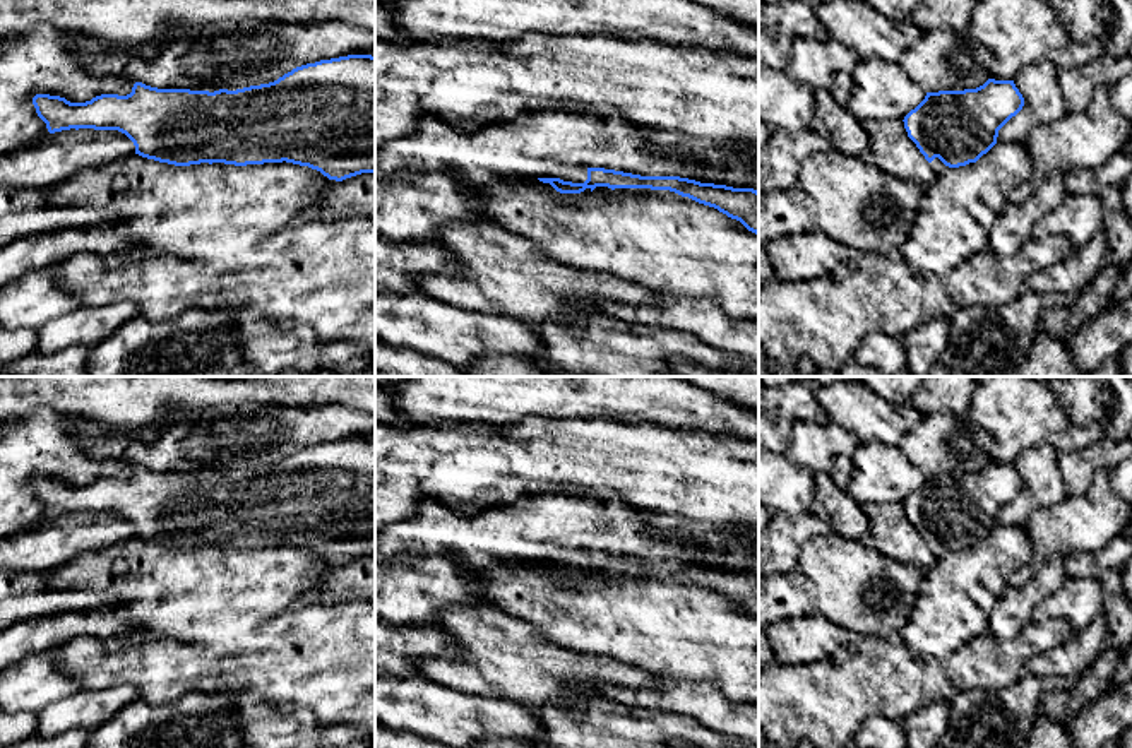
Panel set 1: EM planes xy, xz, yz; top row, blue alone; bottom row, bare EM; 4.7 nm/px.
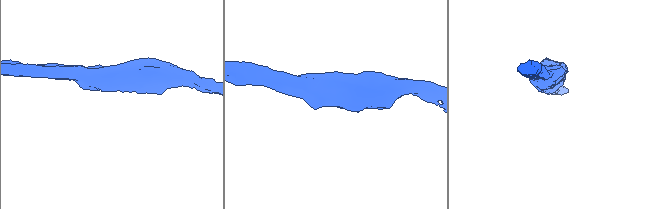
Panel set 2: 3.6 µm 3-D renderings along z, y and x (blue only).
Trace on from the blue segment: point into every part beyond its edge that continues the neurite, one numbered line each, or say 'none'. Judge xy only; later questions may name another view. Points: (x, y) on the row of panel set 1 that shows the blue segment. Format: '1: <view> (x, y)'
none

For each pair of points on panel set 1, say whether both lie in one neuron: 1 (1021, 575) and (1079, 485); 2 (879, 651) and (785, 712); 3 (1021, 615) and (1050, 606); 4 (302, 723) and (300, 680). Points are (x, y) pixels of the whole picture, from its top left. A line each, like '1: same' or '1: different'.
1: different
2: same
3: different
4: different

